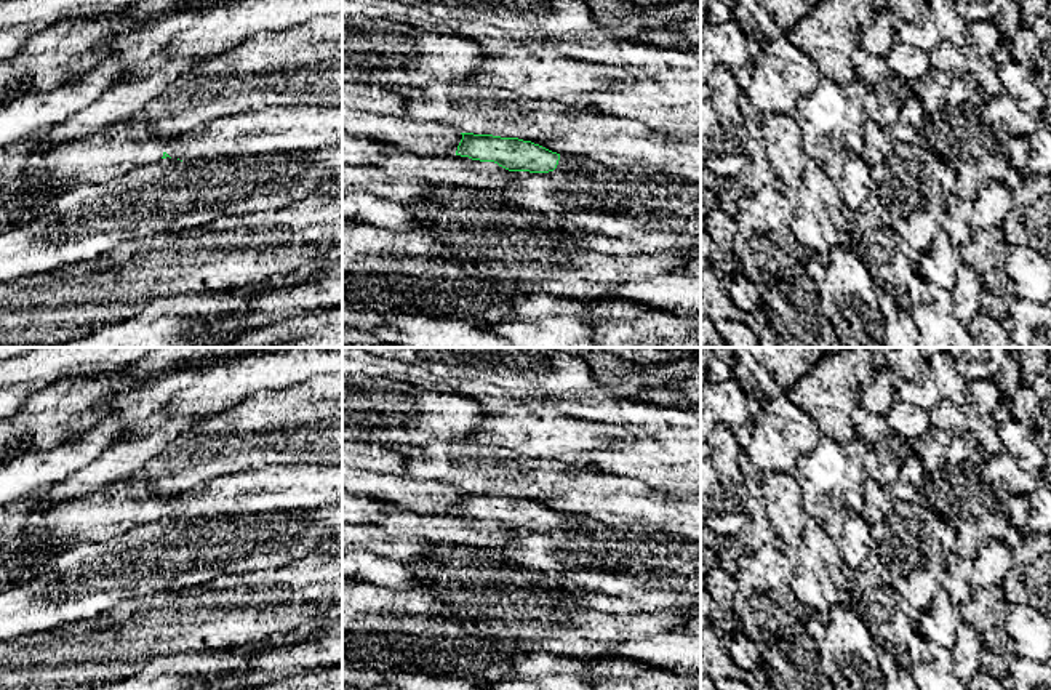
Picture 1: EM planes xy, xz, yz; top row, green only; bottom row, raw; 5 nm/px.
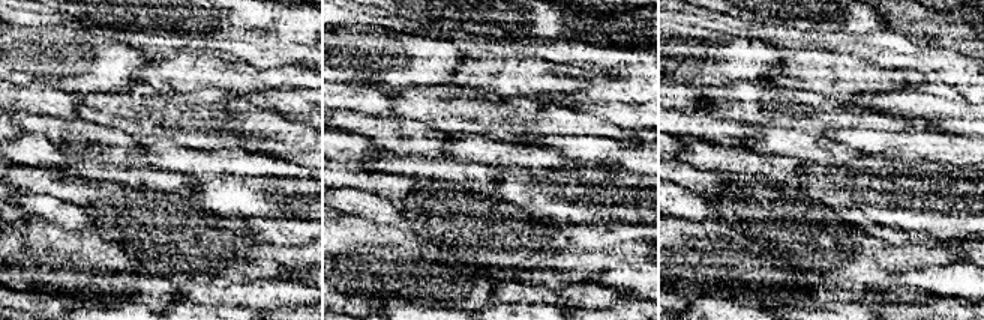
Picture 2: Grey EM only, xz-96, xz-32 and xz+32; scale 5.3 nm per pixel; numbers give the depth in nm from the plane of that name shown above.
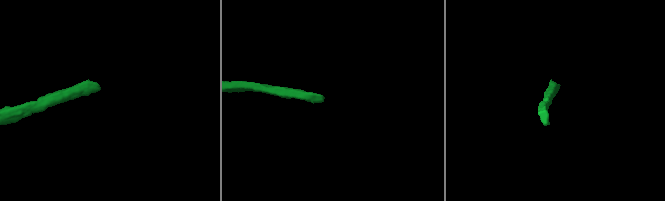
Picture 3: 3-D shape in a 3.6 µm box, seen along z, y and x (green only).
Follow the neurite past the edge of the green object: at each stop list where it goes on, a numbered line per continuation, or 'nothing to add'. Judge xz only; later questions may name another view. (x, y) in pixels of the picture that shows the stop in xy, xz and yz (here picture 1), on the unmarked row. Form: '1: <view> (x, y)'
1: xz (567, 519)

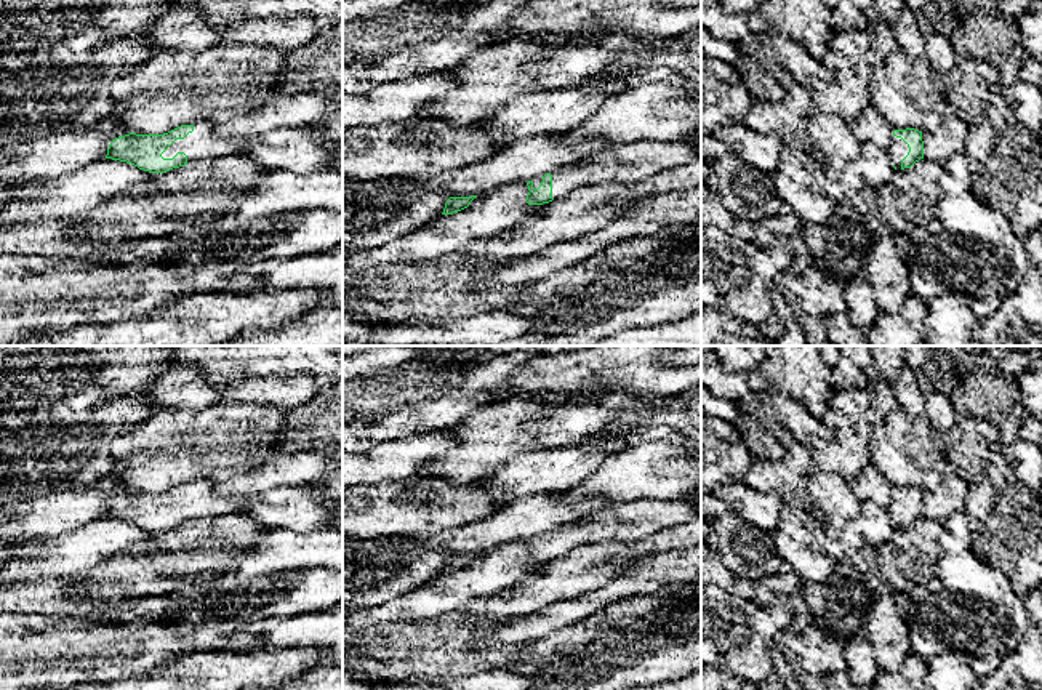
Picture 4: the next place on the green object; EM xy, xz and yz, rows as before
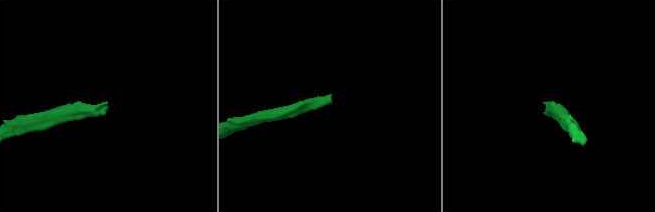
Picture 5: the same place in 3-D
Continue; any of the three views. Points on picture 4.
1: xy (204, 503)

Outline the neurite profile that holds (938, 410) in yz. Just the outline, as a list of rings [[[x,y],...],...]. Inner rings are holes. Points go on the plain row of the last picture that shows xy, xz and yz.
[[[928,392],[924,395],[924,399],[925,418],[936,432],[946,435],[960,419],[960,416],[956,413],[948,397],[941,392]]]

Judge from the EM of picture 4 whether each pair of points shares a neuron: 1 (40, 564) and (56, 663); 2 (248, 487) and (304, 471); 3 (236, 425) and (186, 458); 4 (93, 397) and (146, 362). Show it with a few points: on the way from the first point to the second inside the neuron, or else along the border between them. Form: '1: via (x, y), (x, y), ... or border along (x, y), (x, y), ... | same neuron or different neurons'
1: border along (52, 540), (52, 572), (45, 577), (16, 583) | different neurons
2: via (263, 477), (276, 471), (290, 471) | same neuron
3: via (223, 437), (216, 444), (199, 445) | same neuron
4: border along (122, 391), (135, 394) | different neurons

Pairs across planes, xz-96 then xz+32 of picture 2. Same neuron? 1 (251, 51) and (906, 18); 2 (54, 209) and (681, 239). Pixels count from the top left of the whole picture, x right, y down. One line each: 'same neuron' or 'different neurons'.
1: different neurons
2: different neurons

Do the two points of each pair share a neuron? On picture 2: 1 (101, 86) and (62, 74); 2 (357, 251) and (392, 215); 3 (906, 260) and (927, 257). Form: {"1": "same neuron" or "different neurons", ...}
{"1": "same neuron", "2": "different neurons", "3": "same neuron"}

